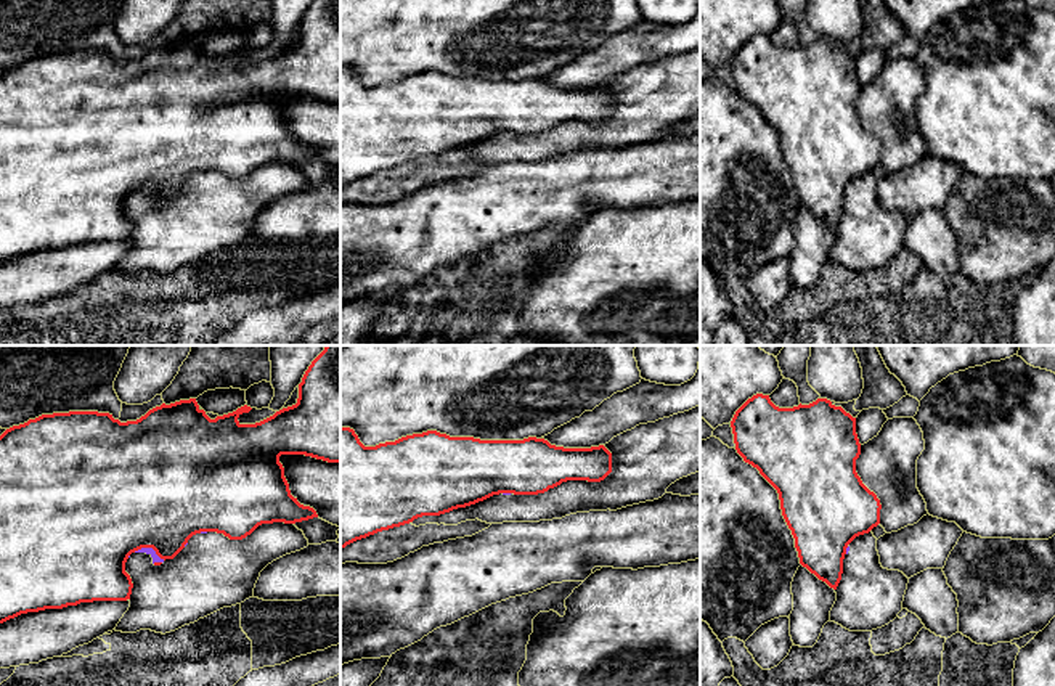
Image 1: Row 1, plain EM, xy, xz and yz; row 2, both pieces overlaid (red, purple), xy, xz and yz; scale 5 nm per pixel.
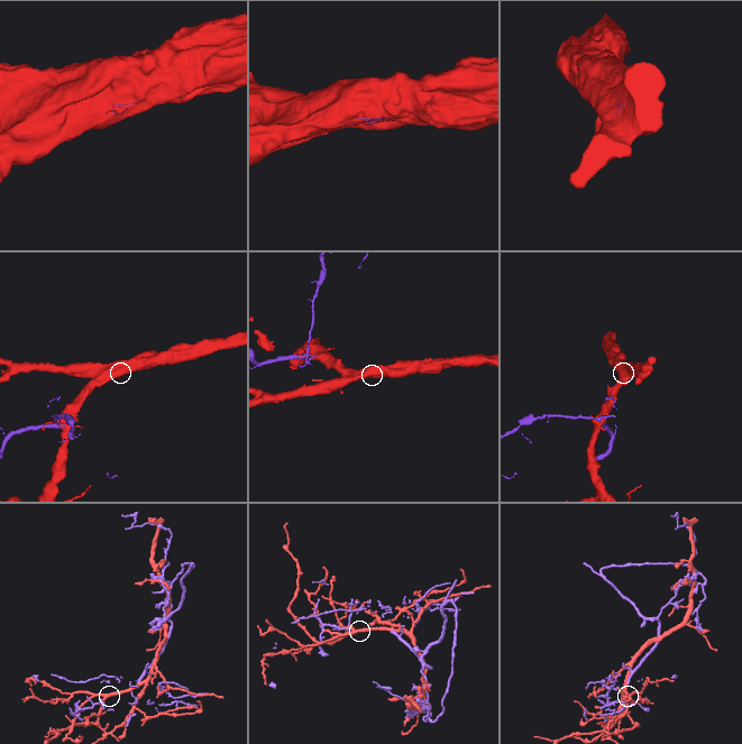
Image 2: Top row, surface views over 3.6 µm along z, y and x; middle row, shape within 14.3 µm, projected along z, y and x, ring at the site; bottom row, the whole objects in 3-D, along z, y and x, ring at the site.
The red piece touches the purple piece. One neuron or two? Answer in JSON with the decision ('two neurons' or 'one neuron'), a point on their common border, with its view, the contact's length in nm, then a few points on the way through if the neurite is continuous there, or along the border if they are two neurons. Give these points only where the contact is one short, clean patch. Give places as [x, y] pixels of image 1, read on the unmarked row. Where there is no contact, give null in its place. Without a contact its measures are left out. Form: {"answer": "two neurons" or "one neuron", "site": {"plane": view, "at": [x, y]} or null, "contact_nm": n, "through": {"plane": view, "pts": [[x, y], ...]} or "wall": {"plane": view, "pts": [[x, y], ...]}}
{"answer": "two neurons", "site": {"plane": "xy", "at": [150, 187]}, "contact_nm": 170}

